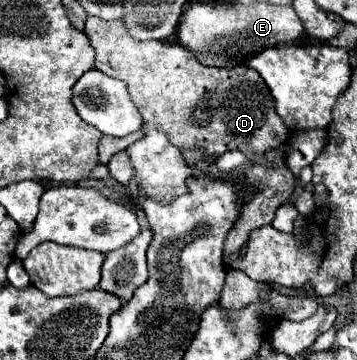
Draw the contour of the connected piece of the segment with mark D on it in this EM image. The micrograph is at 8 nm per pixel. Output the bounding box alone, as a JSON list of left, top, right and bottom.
[85,16,295,266]

